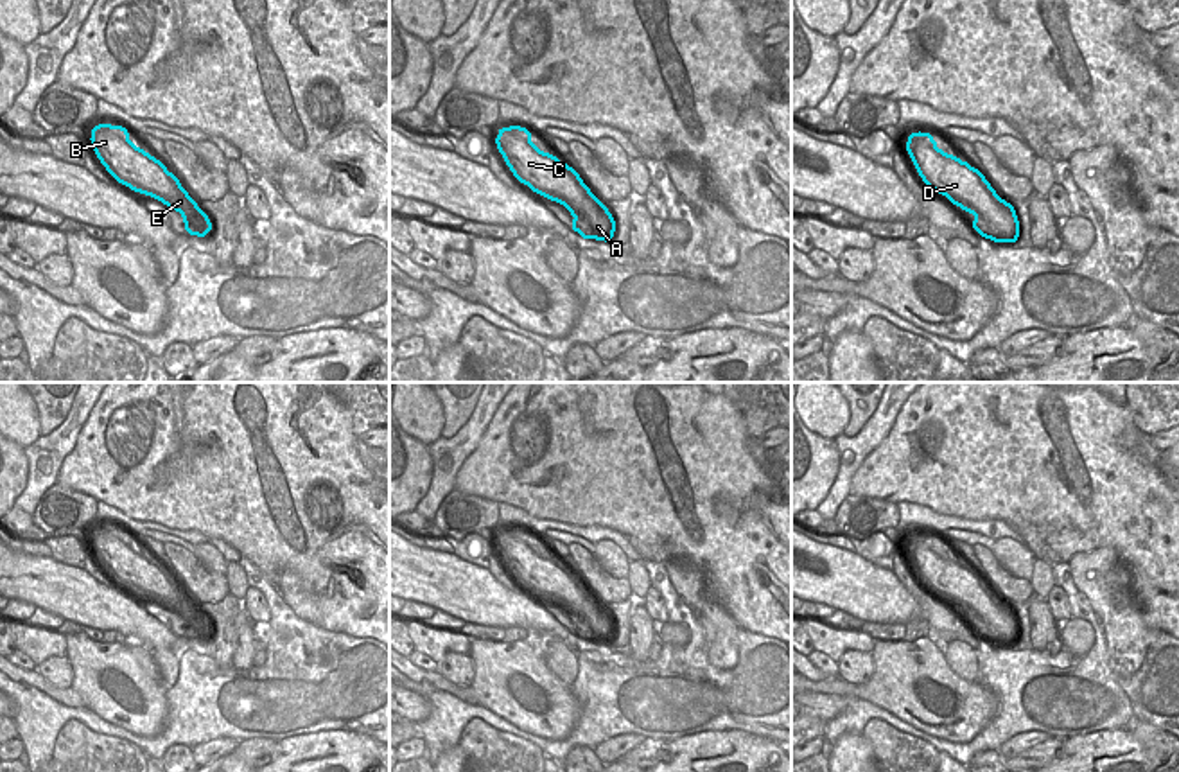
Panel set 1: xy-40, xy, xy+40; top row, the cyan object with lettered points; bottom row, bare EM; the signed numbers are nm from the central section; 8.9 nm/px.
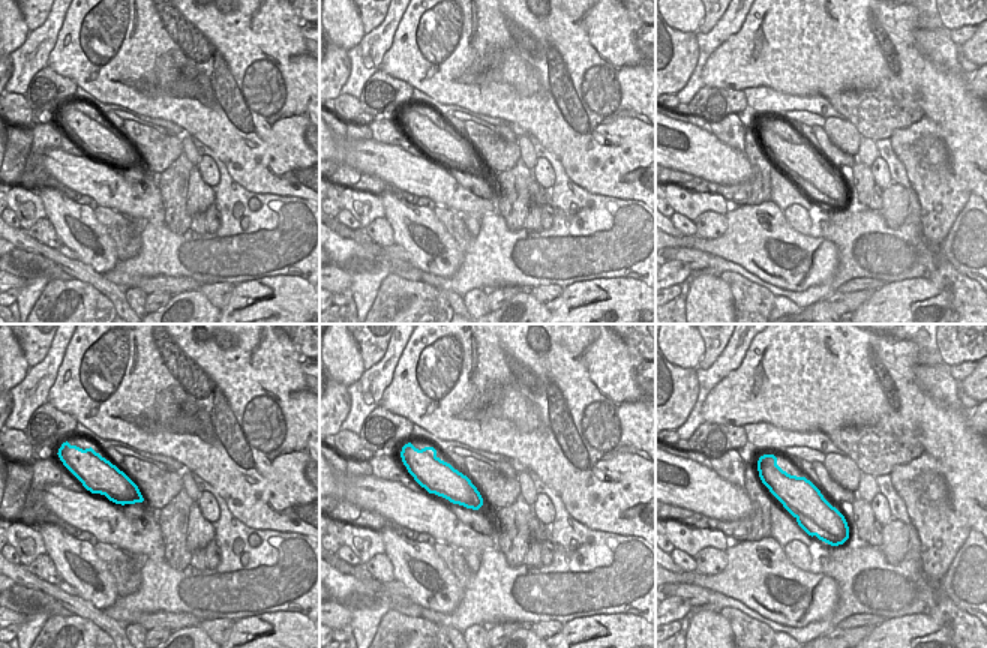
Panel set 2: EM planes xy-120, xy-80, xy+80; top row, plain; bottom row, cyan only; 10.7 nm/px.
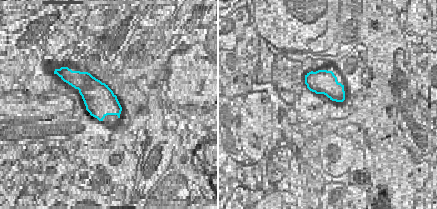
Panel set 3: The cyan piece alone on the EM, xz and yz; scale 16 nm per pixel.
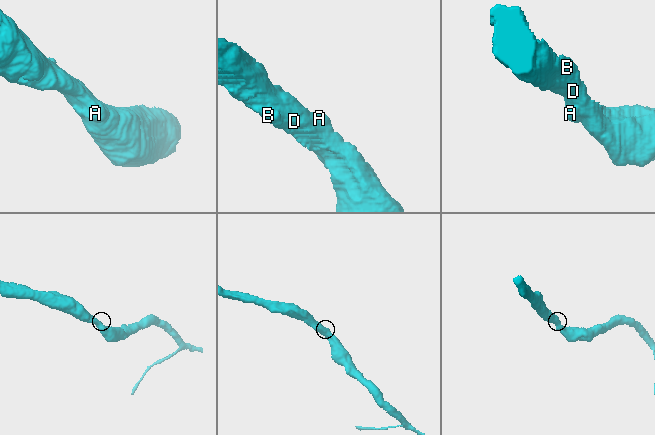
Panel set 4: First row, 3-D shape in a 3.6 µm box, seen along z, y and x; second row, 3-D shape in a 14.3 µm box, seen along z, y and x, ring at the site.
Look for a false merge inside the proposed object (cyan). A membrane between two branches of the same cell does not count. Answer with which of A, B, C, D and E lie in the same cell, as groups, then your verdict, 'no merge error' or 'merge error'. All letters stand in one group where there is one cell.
A B C D E | no merge error

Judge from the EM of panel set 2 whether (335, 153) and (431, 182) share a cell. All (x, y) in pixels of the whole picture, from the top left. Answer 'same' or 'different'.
same

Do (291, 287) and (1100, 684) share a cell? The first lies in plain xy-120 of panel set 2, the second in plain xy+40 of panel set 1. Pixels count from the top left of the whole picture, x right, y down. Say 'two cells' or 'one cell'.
two cells

